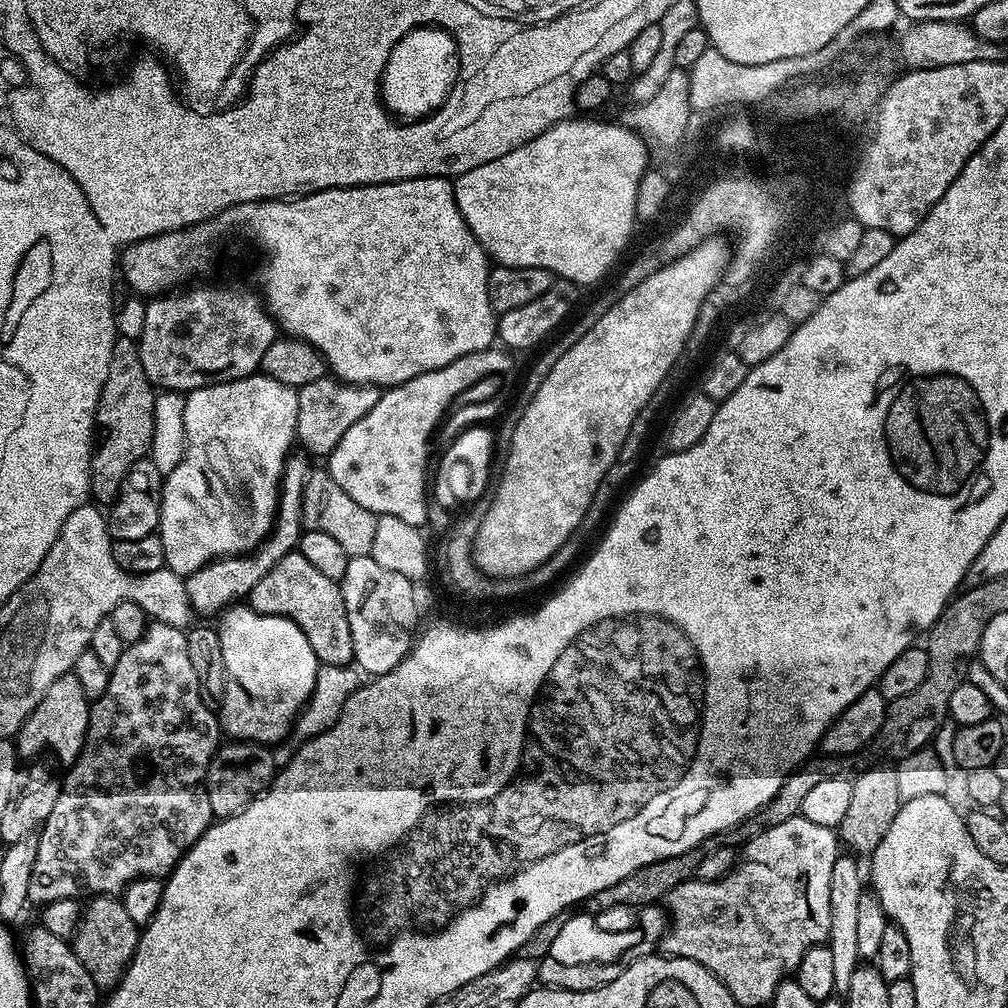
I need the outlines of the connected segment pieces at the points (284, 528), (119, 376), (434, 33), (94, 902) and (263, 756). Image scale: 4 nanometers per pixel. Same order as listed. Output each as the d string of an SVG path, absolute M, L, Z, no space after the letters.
M304 454L289 455L284 464L284 477L280 480L280 501L276 504L276 522L266 539L250 554L242 556L221 556L206 566L194 570L184 577L186 598L190 598L190 606L197 617L219 617L220 613L233 604L243 601L254 590L254 585L262 579L286 554L297 551L300 533L305 531L300 507L302 506L302 490L310 471L309 457Z
M117 339L114 354L110 354L109 374L102 386L96 408L93 435L96 443L90 467L91 499L97 505L114 504L131 466L151 453L154 438L154 402L157 395L157 389L143 370L137 341Z
M433 26L430 28L419 28L413 32L405 31L399 39L393 52L386 62L386 70L380 79L380 98L383 101L385 109L402 110L409 104L432 104L442 99L442 90L446 90L453 84L453 79L460 73L460 52L456 49L456 39L450 33L445 32L443 28Z
M94 896L85 903L71 945L82 966L90 970L90 976L99 991L108 992L116 987L132 961L140 933L140 926L127 913L121 899L113 896Z
M251 740L221 743L212 756L206 781L213 817L233 816L250 806L250 802L257 800L271 786L277 771L276 753L271 747L253 744Z

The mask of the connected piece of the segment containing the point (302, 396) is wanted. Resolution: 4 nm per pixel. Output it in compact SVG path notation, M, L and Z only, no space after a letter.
M331 374L318 378L317 381L302 385L297 391L298 422L296 423L296 439L299 447L313 457L327 458L342 442L342 434L358 422L370 410L374 410L374 402L378 402L381 389L375 384L348 384L345 380L338 380Z

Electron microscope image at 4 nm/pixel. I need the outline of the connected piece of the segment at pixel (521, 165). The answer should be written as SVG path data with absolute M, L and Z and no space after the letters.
M569 118L558 122L550 126L550 130L538 134L538 138L518 146L518 150L512 150L510 154L502 154L502 158L496 158L494 162L486 162L486 166L474 166L474 170L466 170L466 174L455 177L454 187L458 210L462 218L470 226L470 230L476 235L485 252L497 265L505 264L515 268L538 266L550 270L557 277L572 281L577 286L583 286L583 284L592 284L607 274L608 267L619 258L620 251L627 246L628 239L632 236L632 224L637 223L635 198L638 196L639 183L642 182L644 173L650 168L650 163L648 163L650 148L643 136L620 122L607 124L604 120L592 120L596 118L576 119Z

